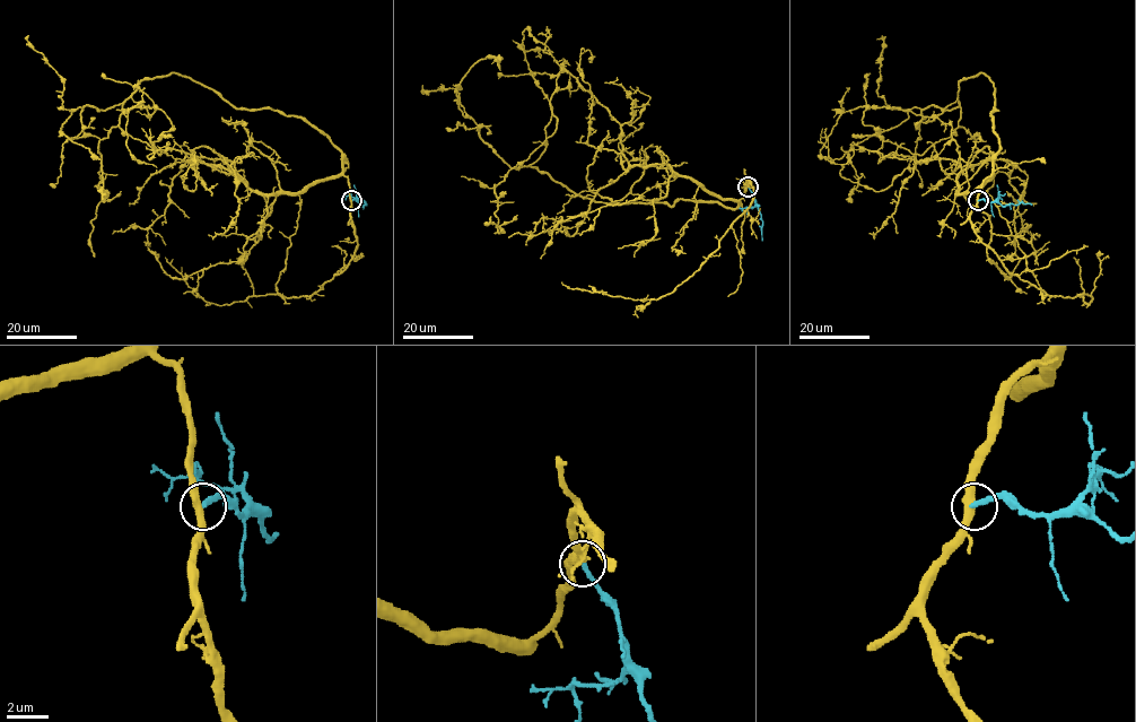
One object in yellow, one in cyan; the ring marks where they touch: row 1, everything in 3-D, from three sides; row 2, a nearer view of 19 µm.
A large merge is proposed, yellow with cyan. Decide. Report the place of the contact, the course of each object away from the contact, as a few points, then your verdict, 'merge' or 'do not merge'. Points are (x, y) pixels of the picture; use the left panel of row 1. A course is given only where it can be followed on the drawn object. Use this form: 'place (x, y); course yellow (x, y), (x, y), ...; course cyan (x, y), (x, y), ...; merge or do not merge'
place (351, 200); course yellow (351, 201), (343, 154), (298, 118), (146, 78), (120, 127), (159, 154), (171, 120), (102, 74); course cyan (351, 201), (366, 205); do not merge

